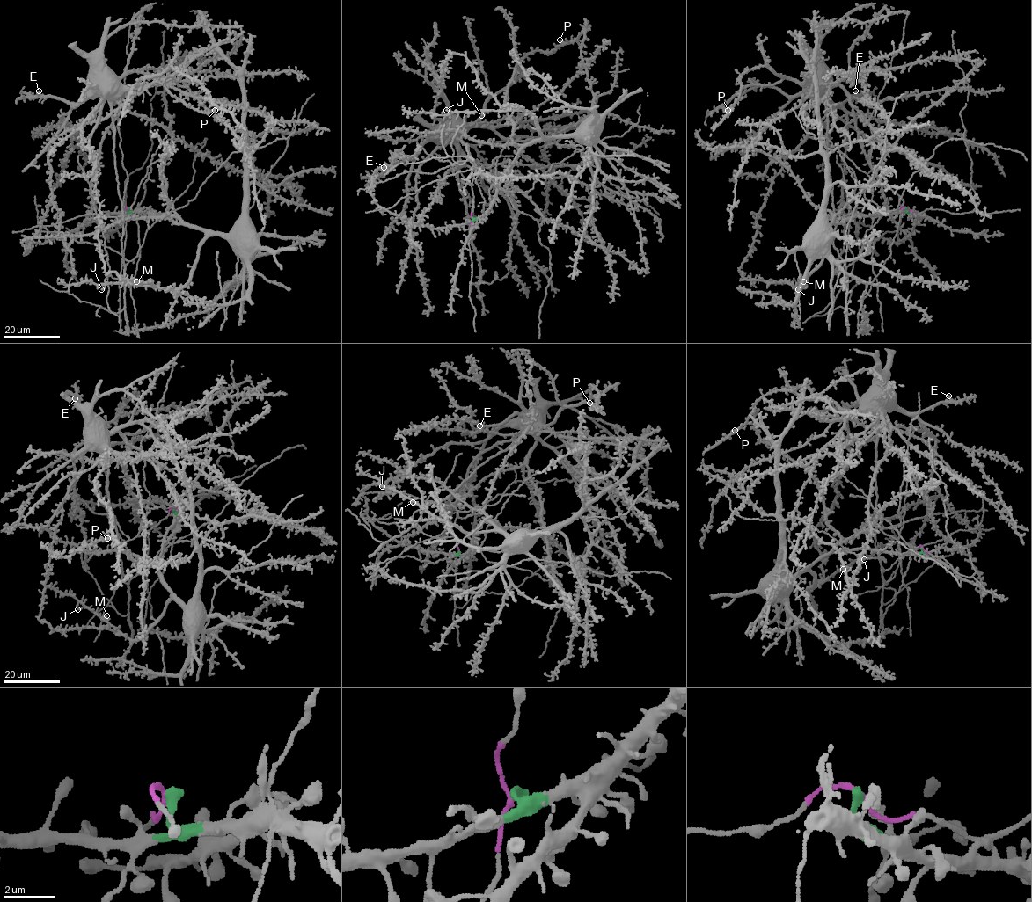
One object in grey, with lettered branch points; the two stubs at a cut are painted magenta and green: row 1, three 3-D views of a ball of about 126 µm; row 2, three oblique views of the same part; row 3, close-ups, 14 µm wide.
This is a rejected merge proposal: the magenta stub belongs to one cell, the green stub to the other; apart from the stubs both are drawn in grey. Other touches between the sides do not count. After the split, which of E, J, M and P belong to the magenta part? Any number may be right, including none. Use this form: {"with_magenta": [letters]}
{"with_magenta": ["E", "P"]}

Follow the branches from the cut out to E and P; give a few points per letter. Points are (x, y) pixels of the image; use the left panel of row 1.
E: (128, 208), (126, 217), (131, 213), (123, 218), (112, 104), (101, 95), (69, 104), (43, 97), (39, 90)
P: (128, 208), (126, 217), (131, 213), (123, 218), (109, 100), (172, 66), (201, 85), (215, 110)

